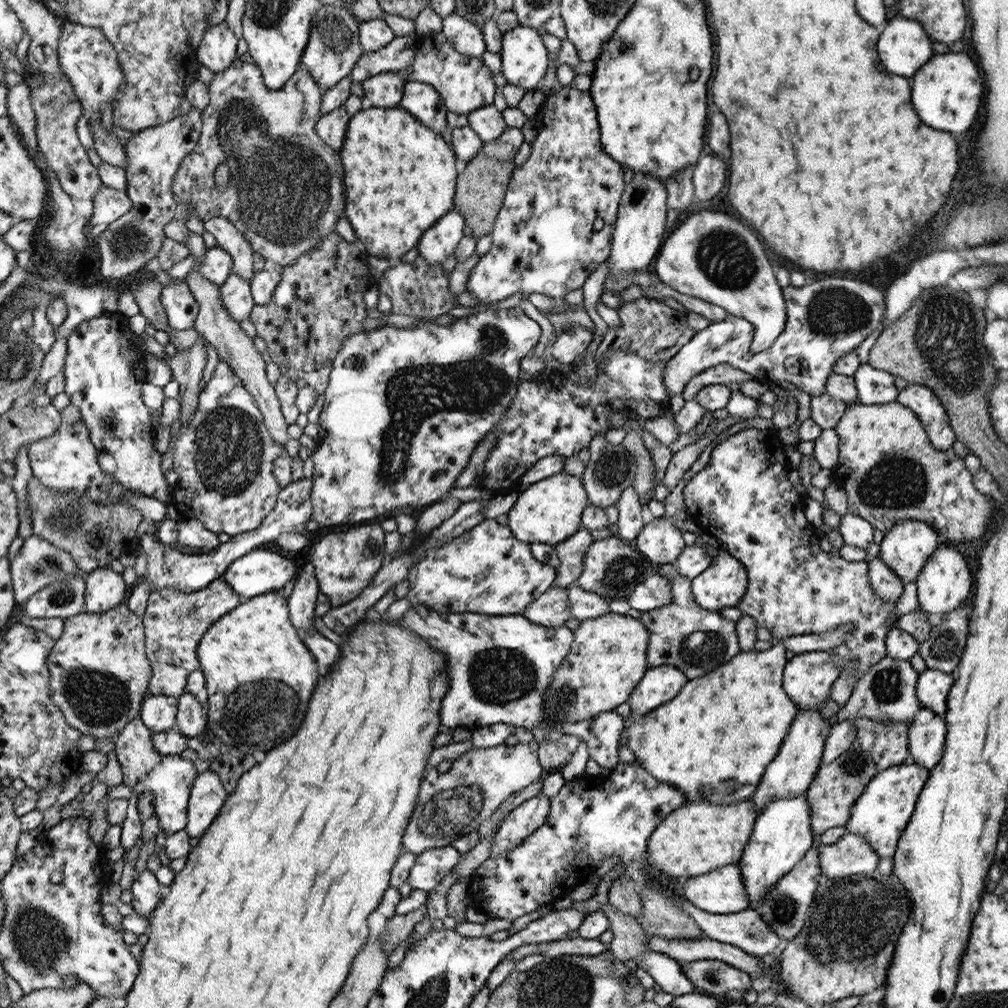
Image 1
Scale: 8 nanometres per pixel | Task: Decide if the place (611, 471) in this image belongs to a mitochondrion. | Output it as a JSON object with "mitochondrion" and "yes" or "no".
{"mitochondrion":"yes"}

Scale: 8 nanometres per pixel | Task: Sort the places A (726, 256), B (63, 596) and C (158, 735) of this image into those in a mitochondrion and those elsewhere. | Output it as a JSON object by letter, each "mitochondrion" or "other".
{"A":"mitochondrion","B":"mitochondrion","C":"other"}

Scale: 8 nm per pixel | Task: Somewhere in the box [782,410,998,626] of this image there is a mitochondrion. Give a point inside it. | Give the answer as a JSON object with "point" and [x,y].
{"point":[895,481]}

